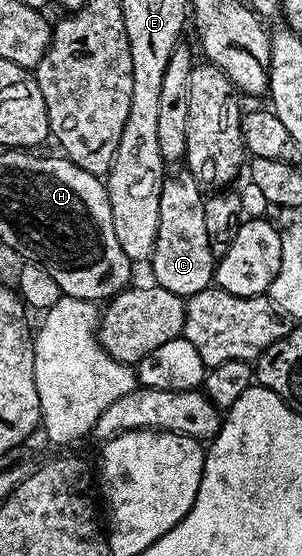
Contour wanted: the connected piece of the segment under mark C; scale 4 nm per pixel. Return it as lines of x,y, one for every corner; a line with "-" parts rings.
186,170
177,176
169,175
162,186
162,198
158,202
158,238
150,267
155,287
170,290
185,298
213,287
214,257
212,243
206,234
206,196
200,184

